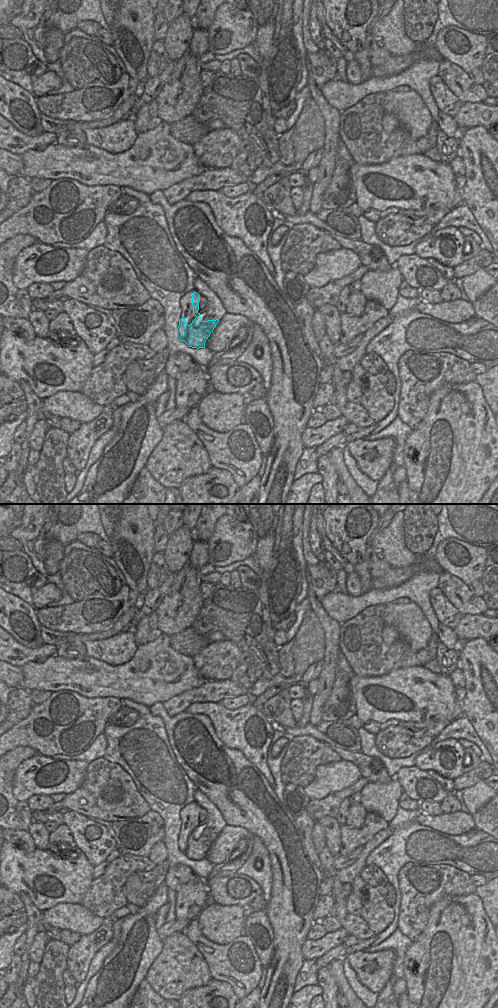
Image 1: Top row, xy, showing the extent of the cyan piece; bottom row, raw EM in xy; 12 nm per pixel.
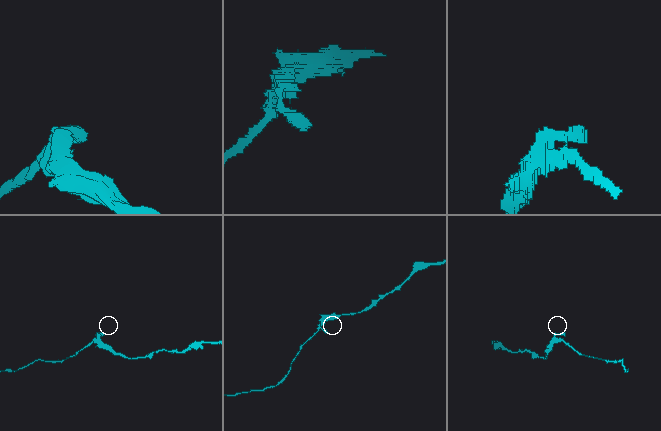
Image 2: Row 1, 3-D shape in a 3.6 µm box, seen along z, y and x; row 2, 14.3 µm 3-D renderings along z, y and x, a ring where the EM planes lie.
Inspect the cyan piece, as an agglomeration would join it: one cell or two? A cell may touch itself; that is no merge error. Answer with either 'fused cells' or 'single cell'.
single cell

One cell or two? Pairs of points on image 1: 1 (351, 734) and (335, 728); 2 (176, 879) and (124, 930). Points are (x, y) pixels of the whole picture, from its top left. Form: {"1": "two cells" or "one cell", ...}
{"1": "one cell", "2": "two cells"}

